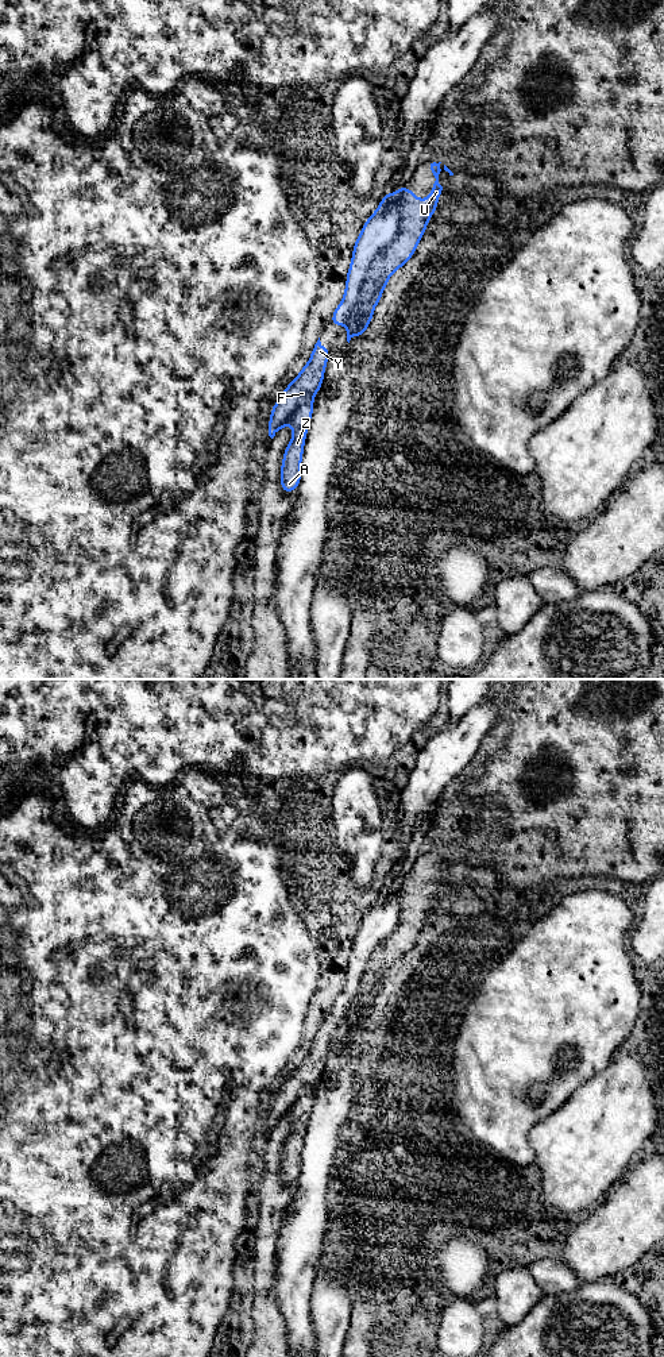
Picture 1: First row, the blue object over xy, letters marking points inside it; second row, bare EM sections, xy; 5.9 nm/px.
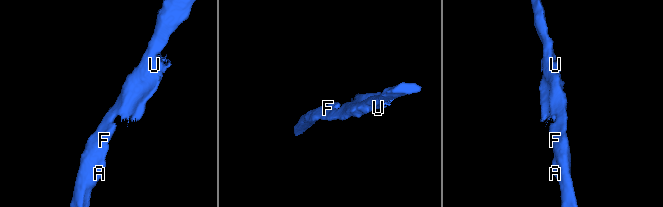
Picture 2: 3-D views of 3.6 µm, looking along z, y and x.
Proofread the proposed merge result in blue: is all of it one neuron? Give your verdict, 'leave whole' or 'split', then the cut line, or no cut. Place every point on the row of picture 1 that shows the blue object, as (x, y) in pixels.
split; cut xy (396, 193), (400, 231), (373, 263), (346, 324)

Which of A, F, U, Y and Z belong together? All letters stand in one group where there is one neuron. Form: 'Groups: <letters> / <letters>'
Groups: A F Y Z / U

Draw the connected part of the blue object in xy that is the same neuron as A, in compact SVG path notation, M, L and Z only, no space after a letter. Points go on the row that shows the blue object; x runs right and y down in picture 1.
M319 338L308 363L289 382L289 386L271 408L269 420L269 436L271 439L283 425L293 425L293 437L283 452L282 467L279 469L283 493L297 490L301 482L301 459L313 415L313 398L323 385L329 354L329 348L324 347Z

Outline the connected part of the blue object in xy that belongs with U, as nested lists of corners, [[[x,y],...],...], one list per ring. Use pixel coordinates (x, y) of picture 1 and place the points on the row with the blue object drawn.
[[[431,163],[436,181],[431,186],[429,198],[418,200],[408,186],[401,186],[395,192],[401,201],[399,232],[395,240],[378,255],[368,271],[355,312],[345,324],[348,343],[354,336],[364,334],[390,275],[413,257],[420,244],[428,221],[437,209],[439,197],[443,190],[443,186],[439,184],[440,163]]]

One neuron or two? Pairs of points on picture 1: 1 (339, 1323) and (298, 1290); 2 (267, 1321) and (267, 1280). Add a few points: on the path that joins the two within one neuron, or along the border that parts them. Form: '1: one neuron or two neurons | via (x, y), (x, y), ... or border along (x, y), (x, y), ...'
1: two neurons | border along (317, 1271), (311, 1303), (313, 1333)
2: one neuron | via (265, 1311), (263, 1290)

